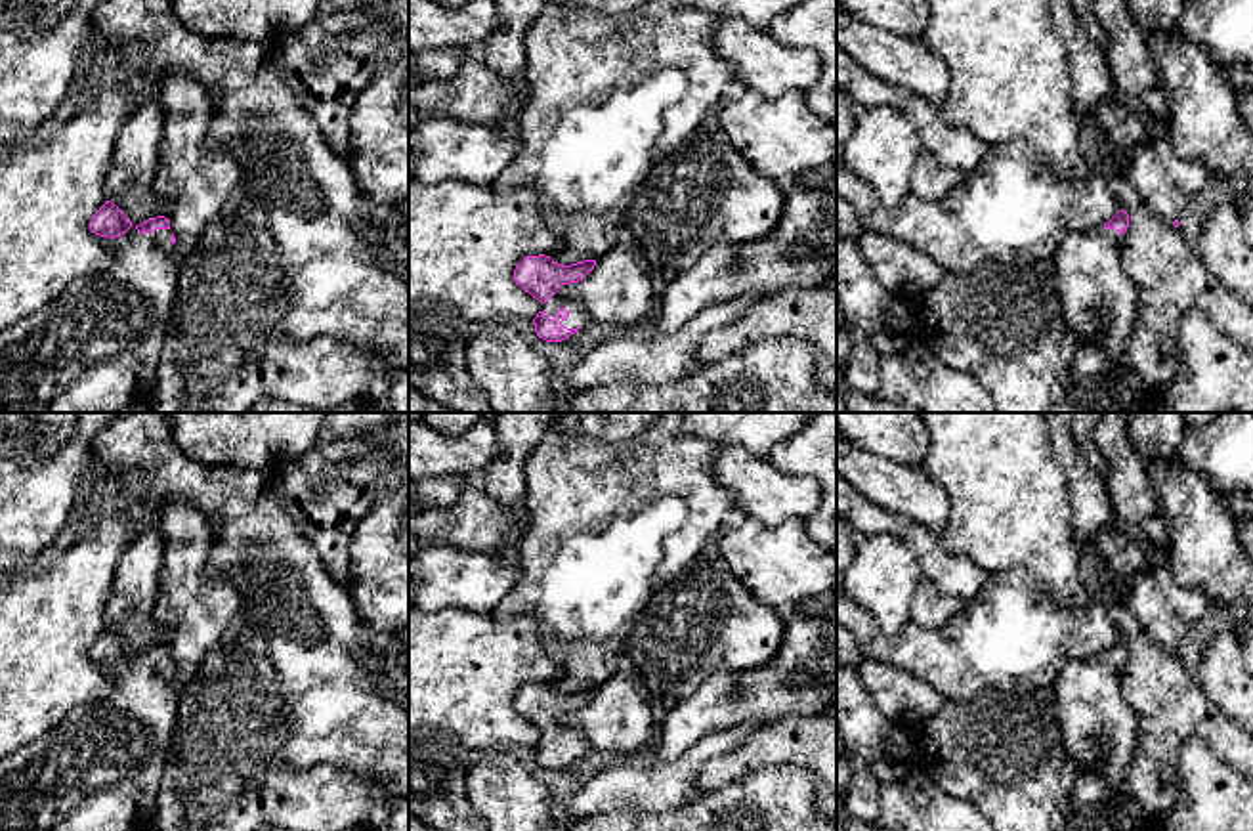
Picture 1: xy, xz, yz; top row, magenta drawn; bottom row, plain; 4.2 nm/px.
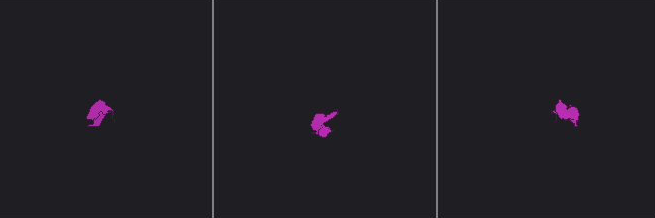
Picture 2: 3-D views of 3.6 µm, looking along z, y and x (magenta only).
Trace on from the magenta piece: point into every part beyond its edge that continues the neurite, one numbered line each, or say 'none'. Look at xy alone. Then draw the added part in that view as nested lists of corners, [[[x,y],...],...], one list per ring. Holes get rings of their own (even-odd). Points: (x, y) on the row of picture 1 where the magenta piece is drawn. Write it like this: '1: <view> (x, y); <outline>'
1: xy (96, 348); [[[130,227],[113,239],[113,264],[71,281],[36,313],[0,332],[0,413],[118,413],[134,401],[147,401],[172,313],[180,262],[172,256],[172,231],[139,233]]]

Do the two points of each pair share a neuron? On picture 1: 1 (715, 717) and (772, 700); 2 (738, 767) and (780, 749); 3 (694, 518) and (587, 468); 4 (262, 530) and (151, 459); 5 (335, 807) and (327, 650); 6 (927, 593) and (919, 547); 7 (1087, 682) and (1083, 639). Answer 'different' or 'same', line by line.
1: same
2: same
3: same
4: same
5: different
6: different
7: different

